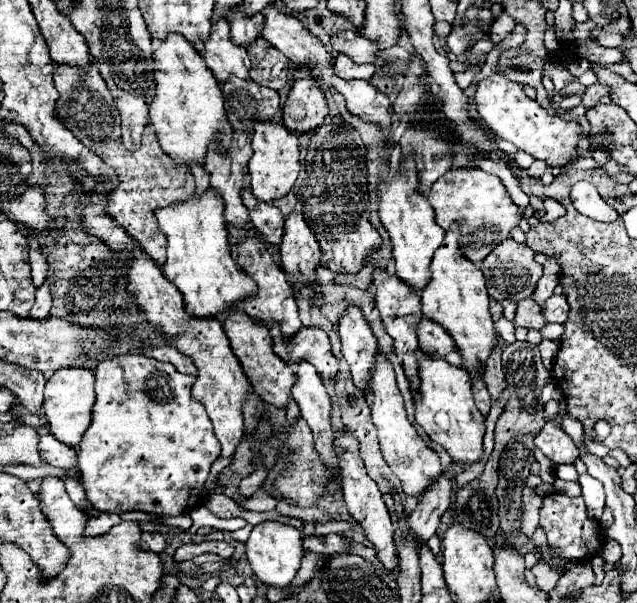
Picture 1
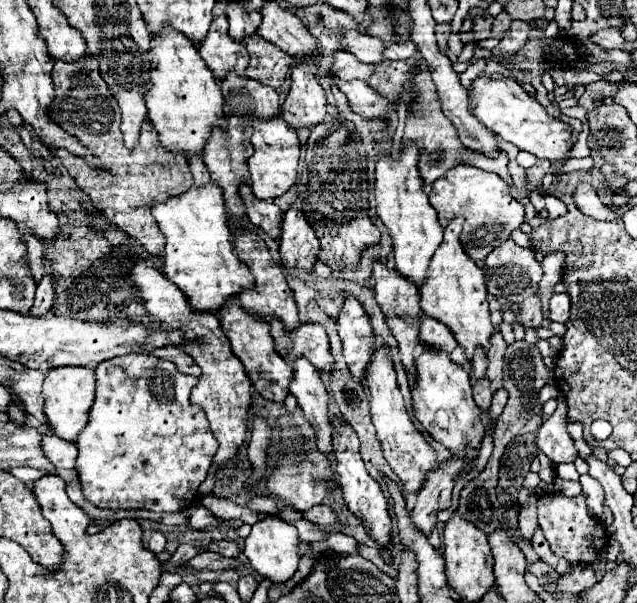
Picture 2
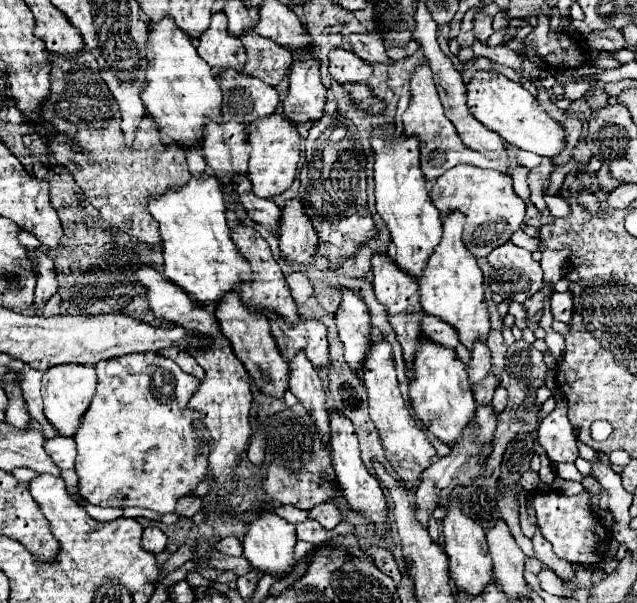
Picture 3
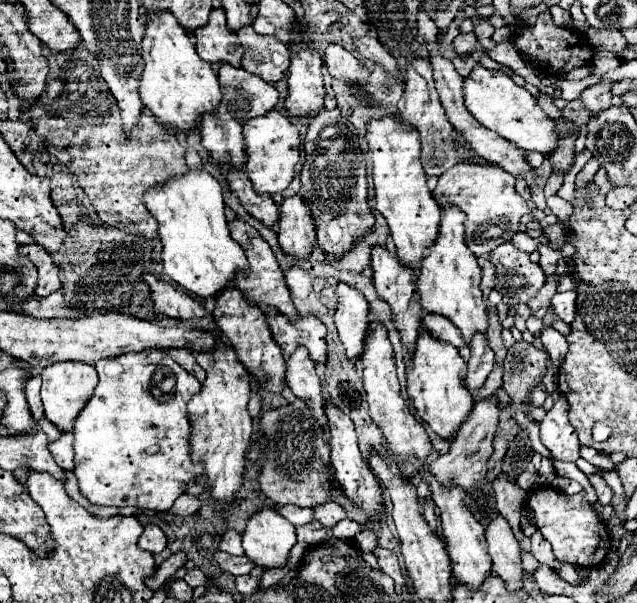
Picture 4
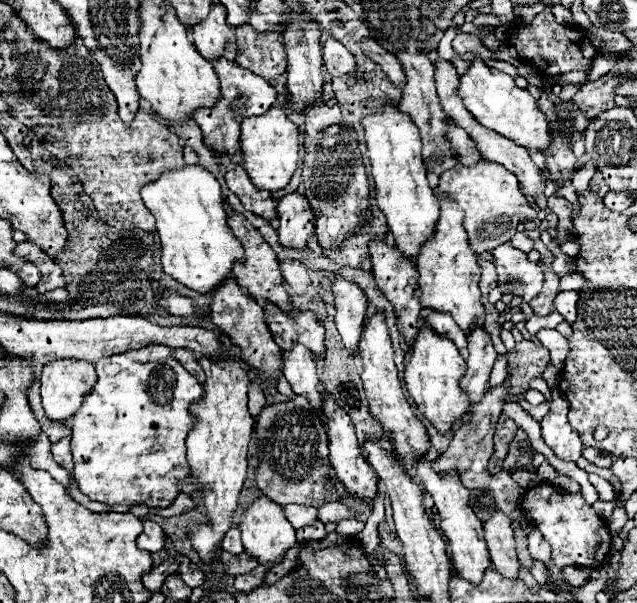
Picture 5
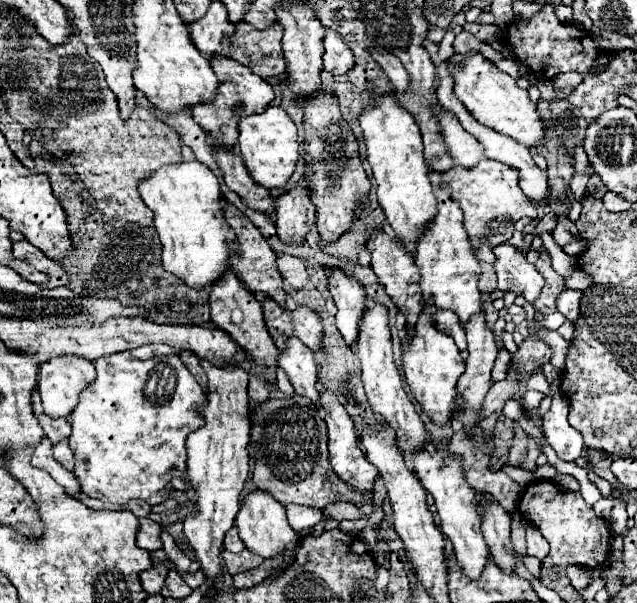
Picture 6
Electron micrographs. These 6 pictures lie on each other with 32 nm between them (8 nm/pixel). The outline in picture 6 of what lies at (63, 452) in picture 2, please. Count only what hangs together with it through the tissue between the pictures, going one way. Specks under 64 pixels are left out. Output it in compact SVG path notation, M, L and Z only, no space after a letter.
M66 438L60 440L58 444L52 446L52 450L54 450L56 460L58 460L66 470L72 472L74 470L74 455L72 450L70 450L70 446L68 446L68 440L66 440Z

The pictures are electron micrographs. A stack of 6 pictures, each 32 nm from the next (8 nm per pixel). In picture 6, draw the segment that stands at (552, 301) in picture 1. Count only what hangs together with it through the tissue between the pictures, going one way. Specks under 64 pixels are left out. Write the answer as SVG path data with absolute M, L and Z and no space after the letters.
M564 290L558 298L556 298L556 308L558 312L562 312L566 316L566 320L576 322L578 318L578 308L580 308L580 290Z

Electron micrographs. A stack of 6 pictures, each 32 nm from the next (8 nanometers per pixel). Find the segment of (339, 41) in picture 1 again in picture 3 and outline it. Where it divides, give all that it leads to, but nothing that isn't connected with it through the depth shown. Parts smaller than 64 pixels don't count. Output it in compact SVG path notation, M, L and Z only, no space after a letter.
M366 32L366 34L350 34L346 40L352 46L352 52L366 60L366 62L382 62L382 64L390 64L392 60L386 56L384 44L380 40L380 36L376 36L374 32Z

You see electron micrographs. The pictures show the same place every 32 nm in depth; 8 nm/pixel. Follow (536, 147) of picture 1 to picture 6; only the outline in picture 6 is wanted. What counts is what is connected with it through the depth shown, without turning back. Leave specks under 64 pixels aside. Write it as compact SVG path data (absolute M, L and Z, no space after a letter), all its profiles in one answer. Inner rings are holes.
M468 52L466 54L454 54L448 60L448 66L452 70L452 76L456 80L454 92L462 100L462 104L468 108L468 112L484 126L514 138L516 142L524 144L526 148L536 148L544 144L544 130L546 124L540 118L536 104L530 100L528 90L522 90L516 86L516 80L510 78L508 74L500 72L494 64L490 64L480 52ZM458 64L464 64L462 68Z

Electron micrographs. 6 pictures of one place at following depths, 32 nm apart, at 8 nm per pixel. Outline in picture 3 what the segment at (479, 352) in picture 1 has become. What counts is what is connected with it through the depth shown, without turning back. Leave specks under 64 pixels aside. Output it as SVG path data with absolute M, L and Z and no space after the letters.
M454 212L444 218L444 236L428 260L426 272L418 282L420 306L426 314L448 322L456 332L460 342L472 352L474 342L486 342L490 332L488 302L484 298L484 276L476 264L476 258L462 244L464 216Z

